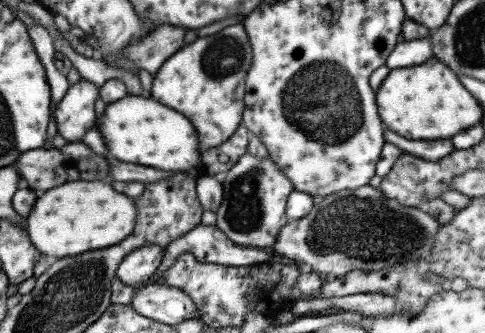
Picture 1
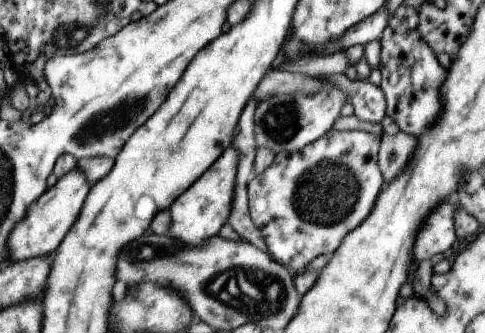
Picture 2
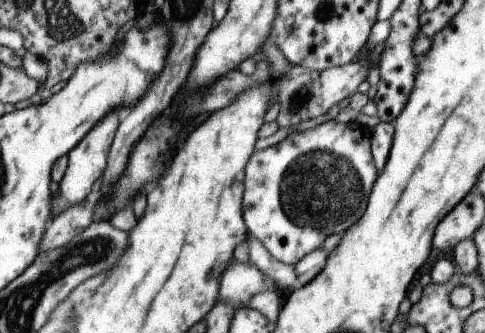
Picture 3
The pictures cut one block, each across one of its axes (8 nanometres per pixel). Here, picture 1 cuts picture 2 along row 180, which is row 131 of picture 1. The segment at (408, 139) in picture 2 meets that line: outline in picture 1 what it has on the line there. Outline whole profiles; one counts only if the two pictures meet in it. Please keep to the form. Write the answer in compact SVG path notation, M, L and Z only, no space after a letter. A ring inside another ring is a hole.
M385 130L385 144L395 144L403 150L403 154L419 156L423 160L441 160L447 154L451 154L455 148L449 140L405 140L389 130Z

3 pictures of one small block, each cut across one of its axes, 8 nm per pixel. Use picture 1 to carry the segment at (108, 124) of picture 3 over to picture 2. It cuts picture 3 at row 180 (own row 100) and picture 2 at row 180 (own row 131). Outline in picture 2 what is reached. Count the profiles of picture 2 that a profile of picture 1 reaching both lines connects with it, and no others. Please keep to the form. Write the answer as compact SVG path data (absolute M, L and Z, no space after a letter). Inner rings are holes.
M79 168L61 176L53 188L47 188L43 196L39 196L37 202L27 210L27 218L23 218L23 224L15 226L9 238L9 260L7 262L21 262L27 258L49 256L49 252L53 252L59 246L59 242L63 240L71 224L79 218L79 212L83 208L83 202L89 190L91 190L91 184L85 178L83 170Z

